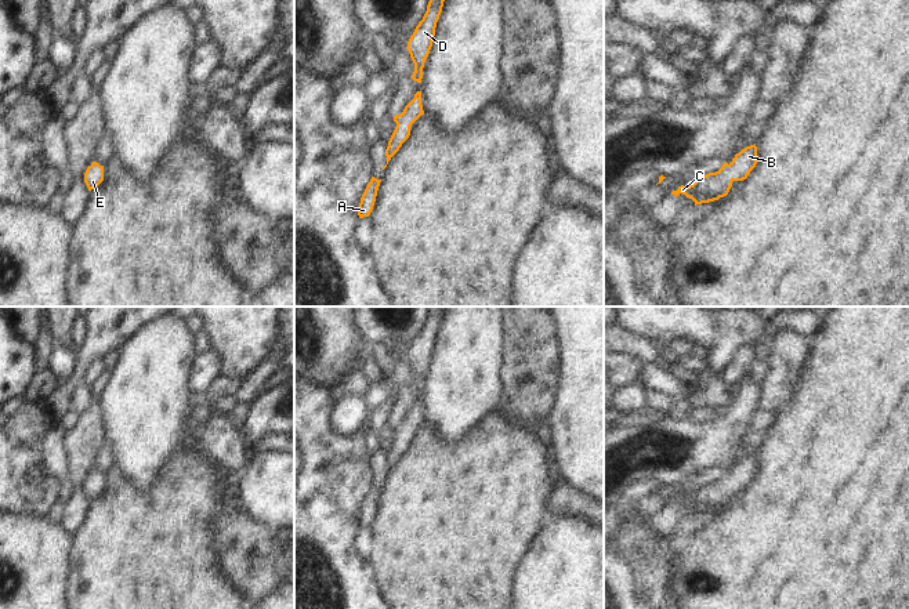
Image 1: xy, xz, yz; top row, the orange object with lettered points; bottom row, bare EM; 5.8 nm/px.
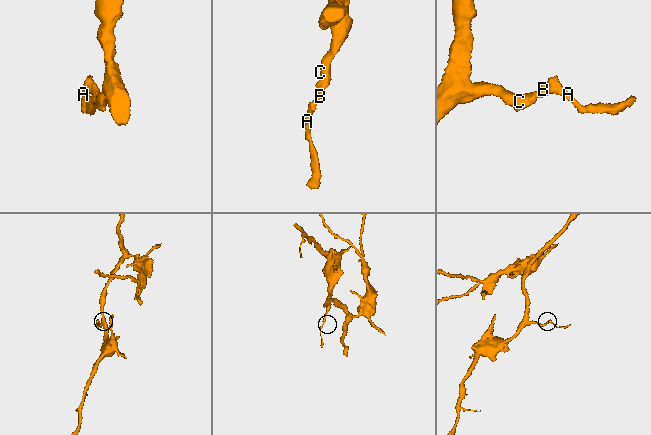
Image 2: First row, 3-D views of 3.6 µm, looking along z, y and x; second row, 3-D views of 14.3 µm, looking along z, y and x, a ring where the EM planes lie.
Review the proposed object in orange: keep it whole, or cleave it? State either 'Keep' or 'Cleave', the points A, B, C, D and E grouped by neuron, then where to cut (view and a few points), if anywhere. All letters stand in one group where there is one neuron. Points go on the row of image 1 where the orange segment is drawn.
Keep. Groups: A B C D E. No split

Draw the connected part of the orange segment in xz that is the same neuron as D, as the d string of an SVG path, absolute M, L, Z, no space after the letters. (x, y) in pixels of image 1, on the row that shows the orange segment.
M430 0L423 19L416 26L408 41L408 51L414 64L414 72L410 76L414 81L421 83L424 62L432 47L437 22L442 12L445 0Z

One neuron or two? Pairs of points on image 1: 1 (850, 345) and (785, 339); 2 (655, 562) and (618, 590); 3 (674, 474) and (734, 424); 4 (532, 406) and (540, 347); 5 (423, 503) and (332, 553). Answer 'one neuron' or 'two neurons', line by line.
1: two neurons
2: two neurons
3: one neuron
4: one neuron
5: two neurons

